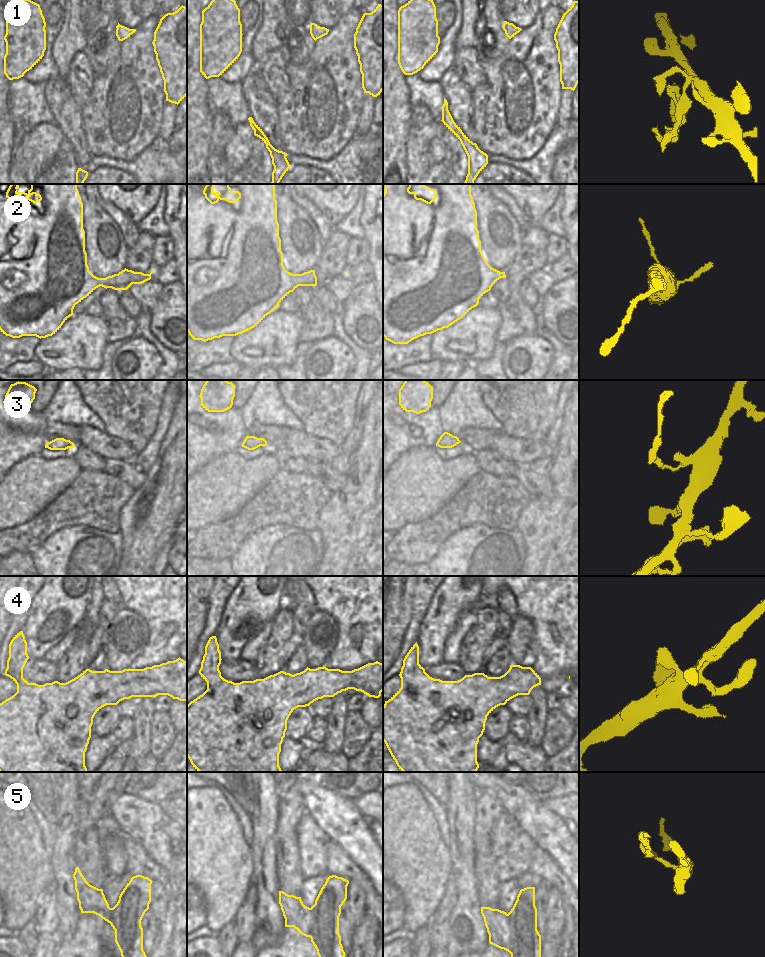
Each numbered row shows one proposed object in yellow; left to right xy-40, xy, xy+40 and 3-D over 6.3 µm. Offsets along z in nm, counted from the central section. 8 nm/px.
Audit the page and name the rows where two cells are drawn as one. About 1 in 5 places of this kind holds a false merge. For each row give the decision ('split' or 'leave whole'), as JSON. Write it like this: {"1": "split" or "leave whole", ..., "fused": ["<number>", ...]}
{"1": "split", "2": "leave whole", "3": "split", "4": "leave whole", "5": "split", "fused": ["1", "3", "5"]}

